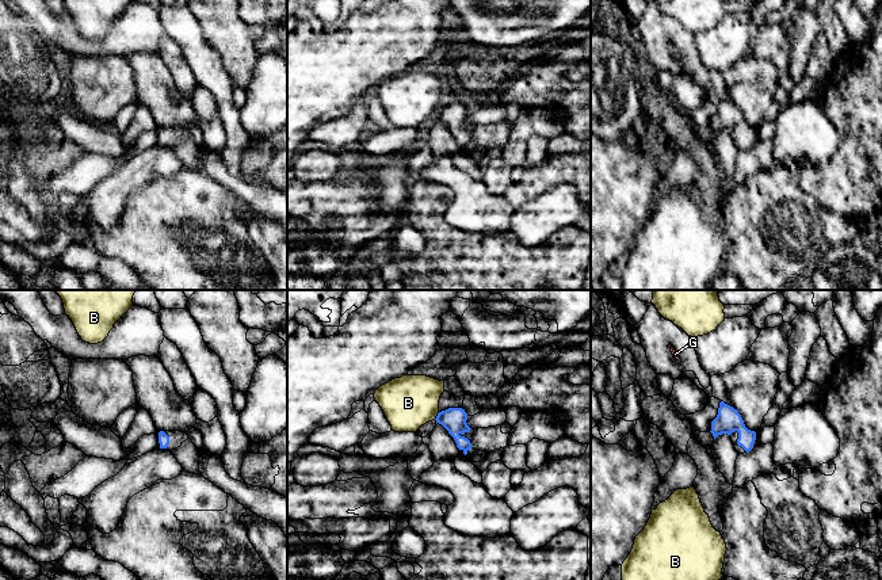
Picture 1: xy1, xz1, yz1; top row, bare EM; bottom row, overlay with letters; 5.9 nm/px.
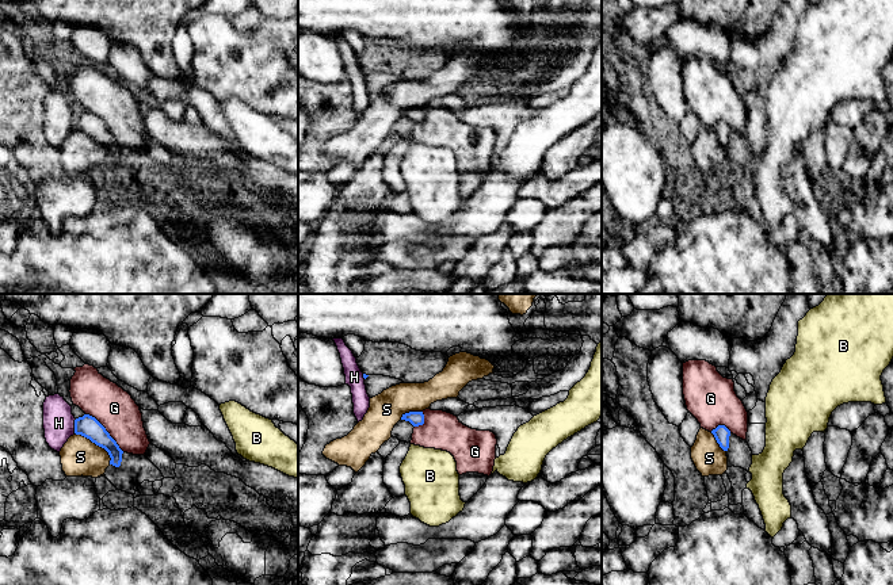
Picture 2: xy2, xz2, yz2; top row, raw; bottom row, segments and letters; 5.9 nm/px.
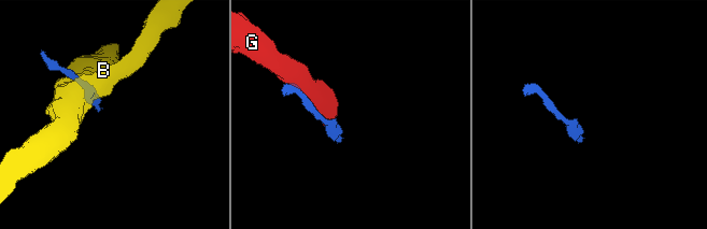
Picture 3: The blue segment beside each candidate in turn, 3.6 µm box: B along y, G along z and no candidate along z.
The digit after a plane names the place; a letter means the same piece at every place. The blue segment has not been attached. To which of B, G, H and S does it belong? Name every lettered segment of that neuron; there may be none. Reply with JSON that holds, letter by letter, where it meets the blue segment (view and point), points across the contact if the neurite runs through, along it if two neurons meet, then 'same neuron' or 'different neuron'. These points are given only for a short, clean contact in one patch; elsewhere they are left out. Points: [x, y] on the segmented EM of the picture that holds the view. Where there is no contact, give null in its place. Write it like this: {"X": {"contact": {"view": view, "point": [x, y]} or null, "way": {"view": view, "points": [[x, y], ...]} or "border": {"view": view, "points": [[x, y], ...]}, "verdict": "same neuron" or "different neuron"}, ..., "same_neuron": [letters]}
{"B": {"contact": {"view": "xz1", "point": [436, 416]}, "verdict": "different neuron"}, "G": {"contact": {"view": "xy2", "point": [106, 431]}, "verdict": "different neuron"}, "H": {"contact": {"view": "xy2", "point": [75, 425]}, "border": {"view": "xy2", "points": [[76, 419], [73, 432]]}, "verdict": "different neuron"}, "S": {"contact": {"view": "xy2", "point": [96, 444]}, "border": {"view": "xy2", "points": [[75, 432], [100, 446], [107, 452], [110, 463]]}, "verdict": "different neuron"}, "same_neuron": []}

